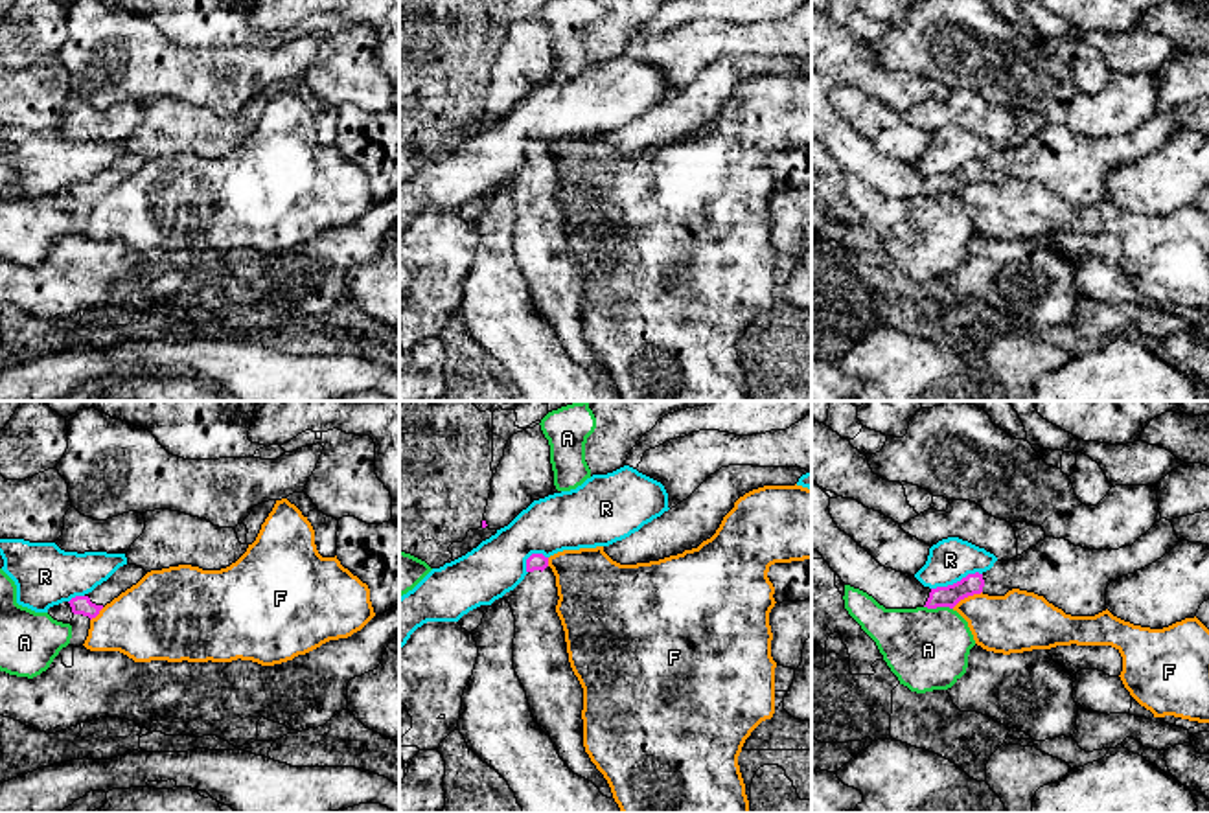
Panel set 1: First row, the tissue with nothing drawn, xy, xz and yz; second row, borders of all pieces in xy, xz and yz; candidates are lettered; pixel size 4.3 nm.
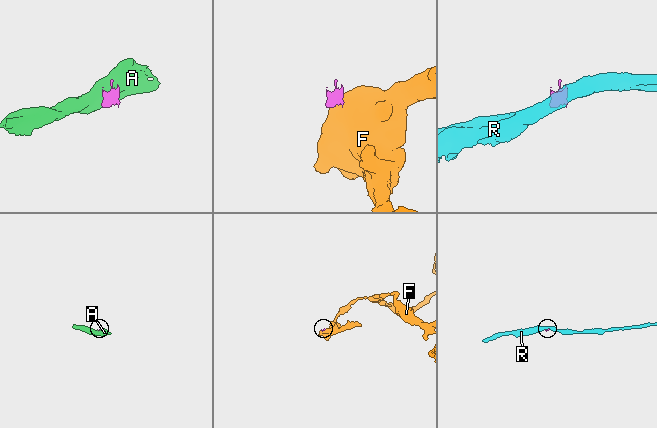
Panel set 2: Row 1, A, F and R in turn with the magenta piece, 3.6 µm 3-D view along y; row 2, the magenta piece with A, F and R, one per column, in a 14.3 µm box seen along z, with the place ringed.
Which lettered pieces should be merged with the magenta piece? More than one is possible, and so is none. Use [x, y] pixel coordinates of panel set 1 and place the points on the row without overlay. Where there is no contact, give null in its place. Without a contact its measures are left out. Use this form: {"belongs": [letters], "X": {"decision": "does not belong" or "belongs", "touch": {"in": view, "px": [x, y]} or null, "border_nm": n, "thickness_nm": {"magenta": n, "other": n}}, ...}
{"belongs": [], "A": {"decision": "does not belong", "touch": {"in": "yz", "px": [939, 194]}, "border_nm": 130, "thickness_nm": {"magenta": 100, "other": 360}}, "F": {"decision": "does not belong", "touch": {"in": "yz", "px": [967, 184]}, "border_nm": 150, "thickness_nm": {"magenta": 100, "other": 260}}, "R": {"decision": "does not belong", "touch": {"in": "yz", "px": [957, 170]}, "border_nm": 240, "thickness_nm": {"magenta": 100, "other": 190}}}

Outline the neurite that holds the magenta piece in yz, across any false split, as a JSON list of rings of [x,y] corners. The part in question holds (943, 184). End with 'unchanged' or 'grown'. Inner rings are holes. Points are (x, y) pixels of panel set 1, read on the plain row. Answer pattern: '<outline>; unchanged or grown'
[[[812,68],[812,136],[850,173],[872,184],[885,197],[950,195],[973,182],[1005,184],[1012,177],[1043,184],[1071,204],[1106,199],[1106,177],[1117,166],[1134,162],[1181,131],[1170,109],[1161,107],[1132,134],[1089,138],[1065,127],[1045,125],[1010,149],[996,149],[983,162],[929,177],[915,164],[881,155],[830,103],[830,85]]]; grown

